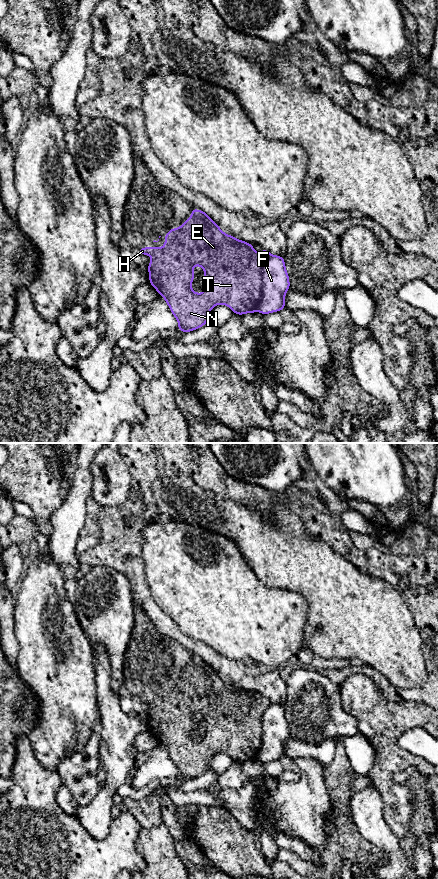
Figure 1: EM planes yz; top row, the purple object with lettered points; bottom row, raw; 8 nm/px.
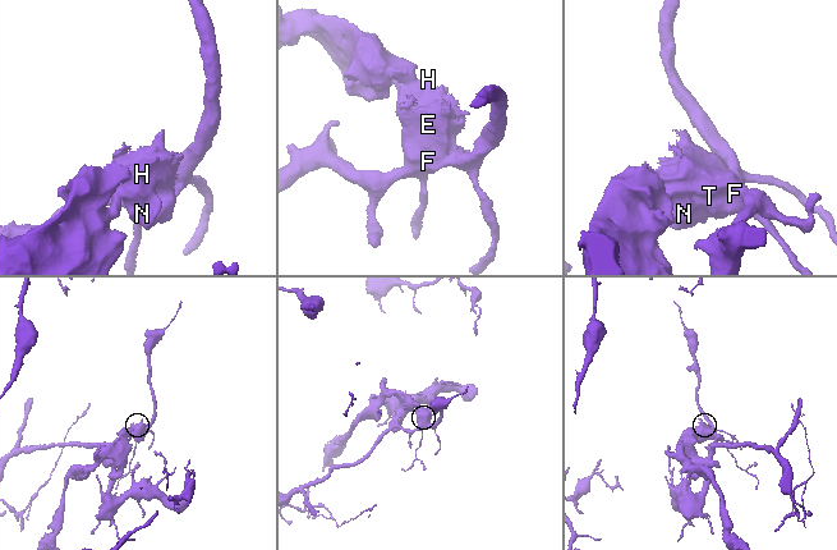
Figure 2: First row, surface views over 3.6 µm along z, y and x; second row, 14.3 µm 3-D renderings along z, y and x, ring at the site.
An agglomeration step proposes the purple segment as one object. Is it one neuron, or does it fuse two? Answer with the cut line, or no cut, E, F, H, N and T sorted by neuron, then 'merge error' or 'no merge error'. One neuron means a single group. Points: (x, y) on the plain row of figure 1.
yz (271, 703), (262, 716), (262, 745), (257, 758) | E H N T / F | merge error

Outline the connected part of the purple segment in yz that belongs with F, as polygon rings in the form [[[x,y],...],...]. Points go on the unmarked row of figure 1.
[[[271,703],[262,716],[263,741],[258,759],[263,762],[285,757],[285,742],[290,736],[284,705]]]

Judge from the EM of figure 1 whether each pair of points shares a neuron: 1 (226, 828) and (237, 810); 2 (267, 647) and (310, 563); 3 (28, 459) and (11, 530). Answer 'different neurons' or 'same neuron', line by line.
1: different neurons
2: different neurons
3: same neuron

